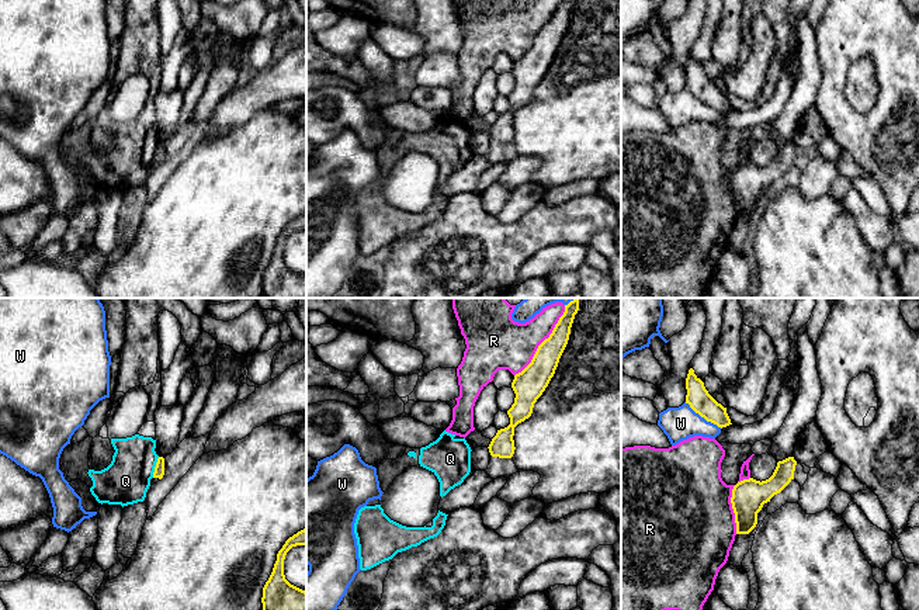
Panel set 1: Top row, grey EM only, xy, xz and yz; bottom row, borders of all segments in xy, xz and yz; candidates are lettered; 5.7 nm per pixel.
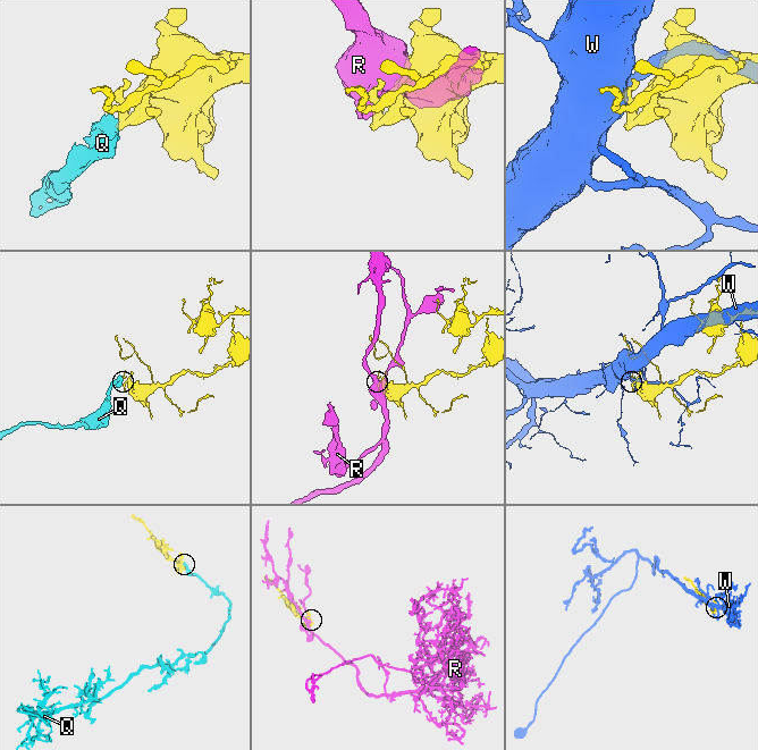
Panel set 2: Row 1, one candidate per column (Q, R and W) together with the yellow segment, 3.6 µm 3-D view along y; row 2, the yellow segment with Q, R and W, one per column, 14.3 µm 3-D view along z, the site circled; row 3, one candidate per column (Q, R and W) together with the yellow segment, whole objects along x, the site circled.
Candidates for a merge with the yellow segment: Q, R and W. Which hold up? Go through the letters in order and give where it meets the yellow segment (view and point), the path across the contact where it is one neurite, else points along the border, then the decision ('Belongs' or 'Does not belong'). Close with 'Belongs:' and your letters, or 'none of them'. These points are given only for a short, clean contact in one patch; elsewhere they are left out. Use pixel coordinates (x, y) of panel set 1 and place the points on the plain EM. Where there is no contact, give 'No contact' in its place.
Q: Touches yellow at xy (155, 152). Boundary: xy (159, 142), (152, 162). Does not belong
R: Touches yellow at xz (538, 31). Does not belong
W: Touches yellow at yz (703, 101). Does not belong
Belongs: none of them

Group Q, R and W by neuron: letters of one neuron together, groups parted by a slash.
Q / R / W

